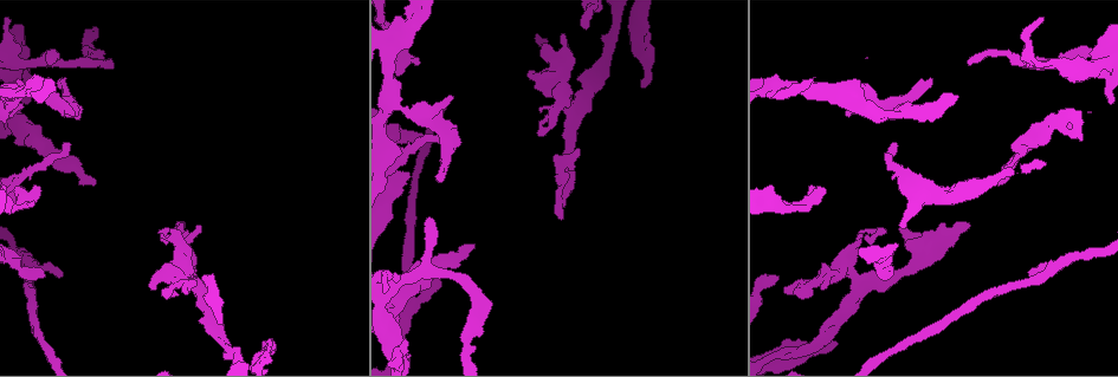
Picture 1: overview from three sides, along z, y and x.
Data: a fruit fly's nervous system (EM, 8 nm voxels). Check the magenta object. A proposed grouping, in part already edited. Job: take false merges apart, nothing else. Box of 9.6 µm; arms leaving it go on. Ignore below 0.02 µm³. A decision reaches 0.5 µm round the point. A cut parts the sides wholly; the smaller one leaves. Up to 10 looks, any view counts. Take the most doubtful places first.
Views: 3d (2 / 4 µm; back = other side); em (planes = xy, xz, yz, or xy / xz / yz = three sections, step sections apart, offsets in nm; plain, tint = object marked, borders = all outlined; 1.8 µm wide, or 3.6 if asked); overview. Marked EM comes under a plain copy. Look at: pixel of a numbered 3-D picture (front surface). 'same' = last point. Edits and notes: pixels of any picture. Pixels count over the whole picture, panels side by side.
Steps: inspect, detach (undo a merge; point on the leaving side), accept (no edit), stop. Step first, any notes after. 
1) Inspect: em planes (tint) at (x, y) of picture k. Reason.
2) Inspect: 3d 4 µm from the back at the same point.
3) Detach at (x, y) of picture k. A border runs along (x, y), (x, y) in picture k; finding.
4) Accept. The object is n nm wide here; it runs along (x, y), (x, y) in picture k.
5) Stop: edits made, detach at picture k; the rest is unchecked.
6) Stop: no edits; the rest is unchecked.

Inspect: 3d 4 µm from the back at (768, 82) of picture 1.

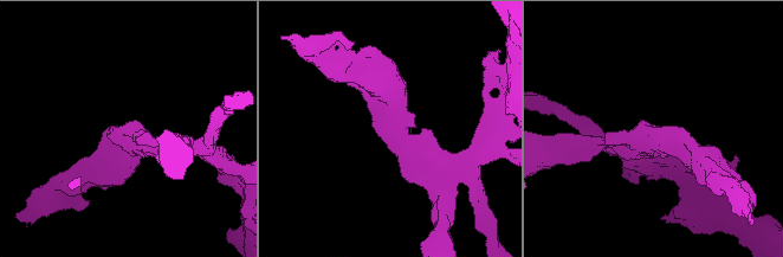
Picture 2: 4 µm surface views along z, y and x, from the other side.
Inspect: em planes (tint) at (130, 137) of picture 2. Now the EM.

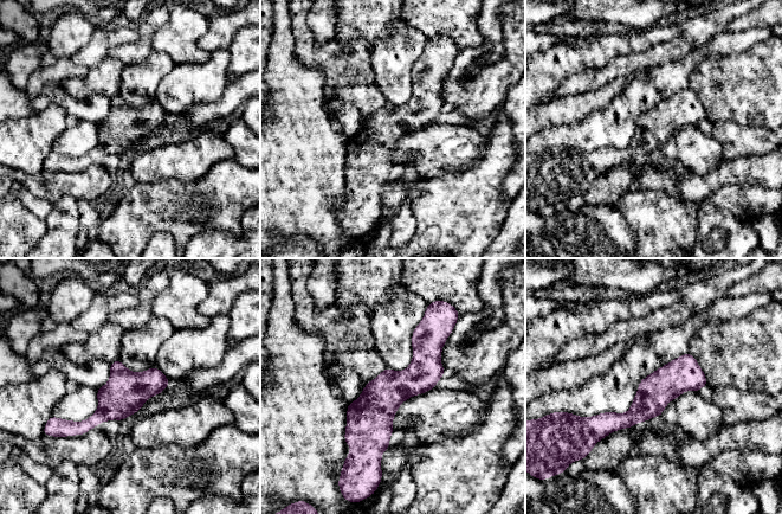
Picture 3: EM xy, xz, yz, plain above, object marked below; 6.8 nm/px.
Accept. It runs along (422, 327), (375, 460) in picture 3; all the same cell.

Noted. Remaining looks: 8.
Inspect: em 3.6 µm xy step 8 (tint) at (10, 181) of picture 1. Sudden change in width.

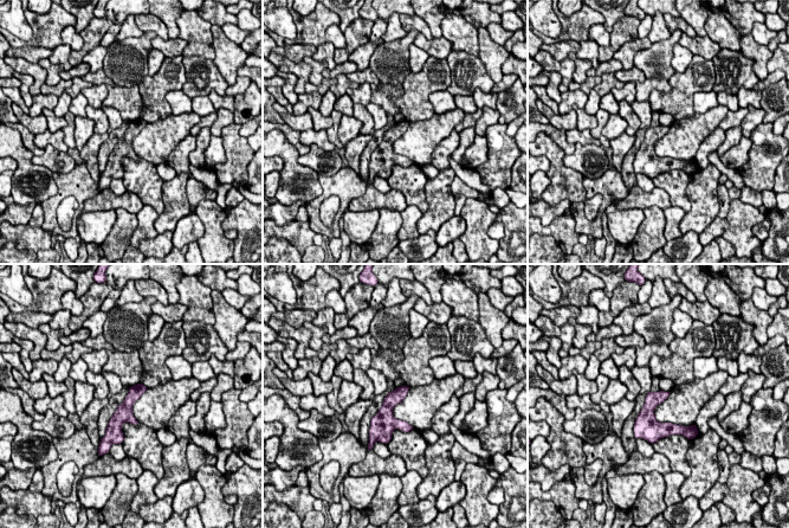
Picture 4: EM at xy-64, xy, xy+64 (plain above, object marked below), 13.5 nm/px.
Accept. It runs along (140, 386), (117, 420), (117, 427) in picture 4; all the same cell.

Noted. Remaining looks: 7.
Inspect: em planes (tint) at (813, 283) of picture 1. Thick turns thin.

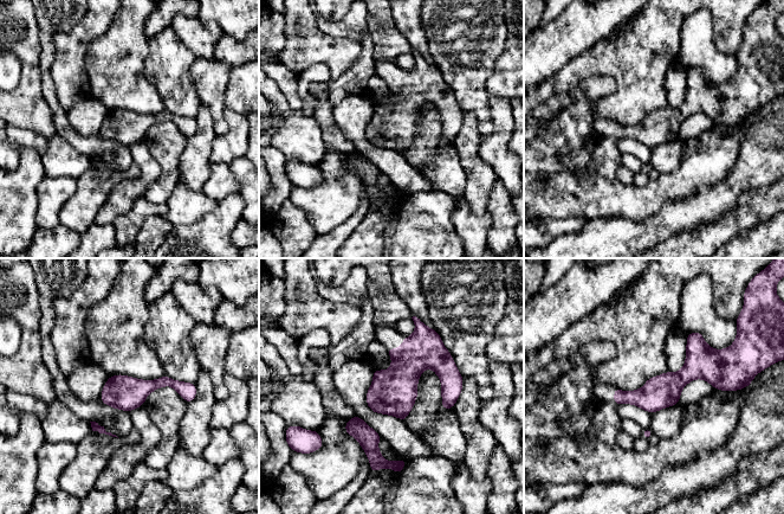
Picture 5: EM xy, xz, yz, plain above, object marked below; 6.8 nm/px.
Accept. It runs along (727, 385), (687, 373), (616, 399) in picture 5; one cell here.

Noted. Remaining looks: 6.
Inspect: 3d 2 µm at (255, 359) of picture 1. Branch point.

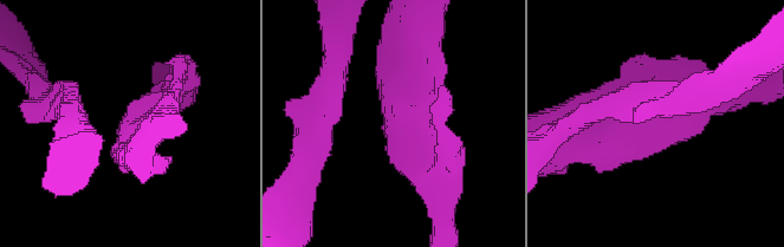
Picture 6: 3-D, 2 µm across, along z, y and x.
Inspect: em planes (tint) at (408, 114) of picture 6.

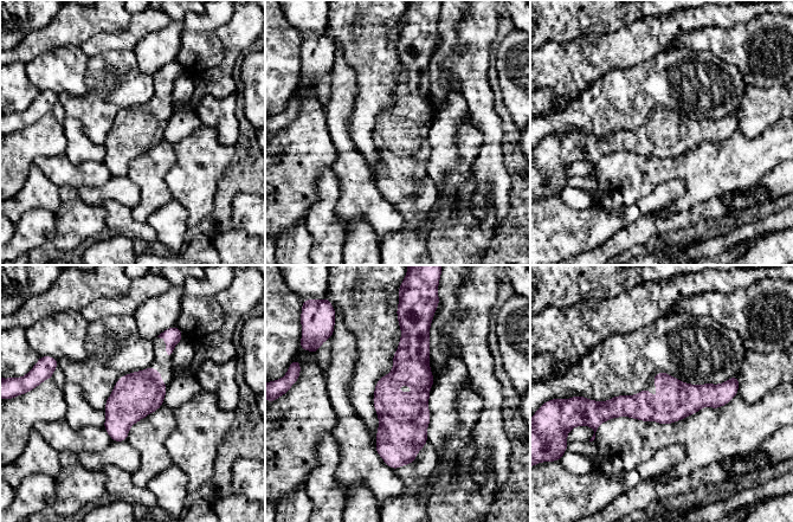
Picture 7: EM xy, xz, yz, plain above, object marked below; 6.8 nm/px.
Accept. The object is 280 nm wide here; it runs along (734, 392), (669, 406), (592, 404) in picture 7; one cell here.

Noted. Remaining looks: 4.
Stop: no edits; the rest is unchecked.

